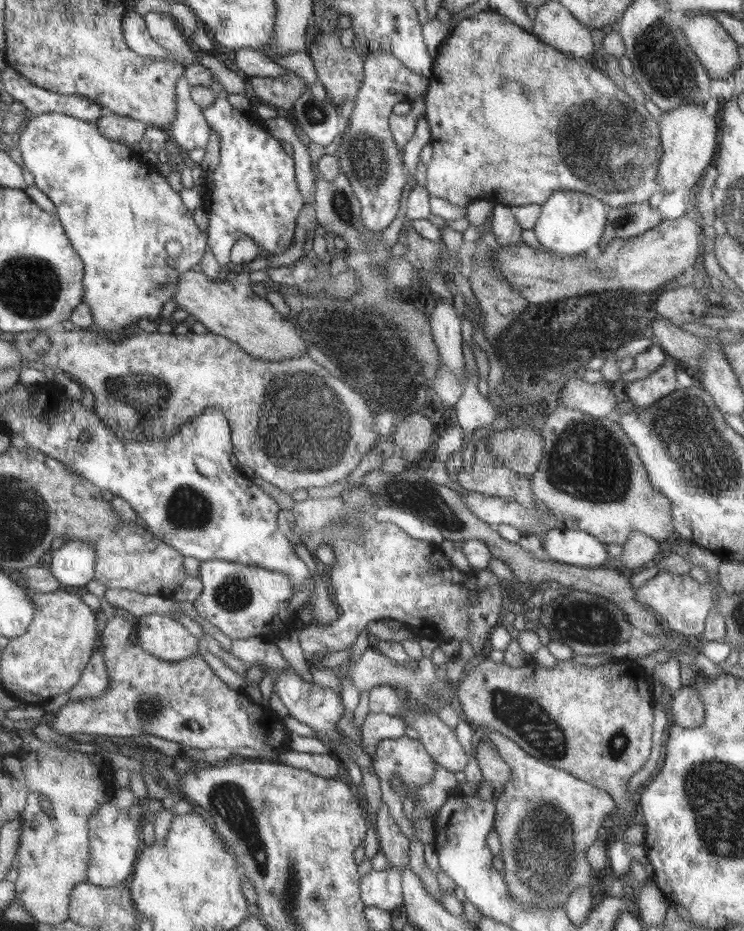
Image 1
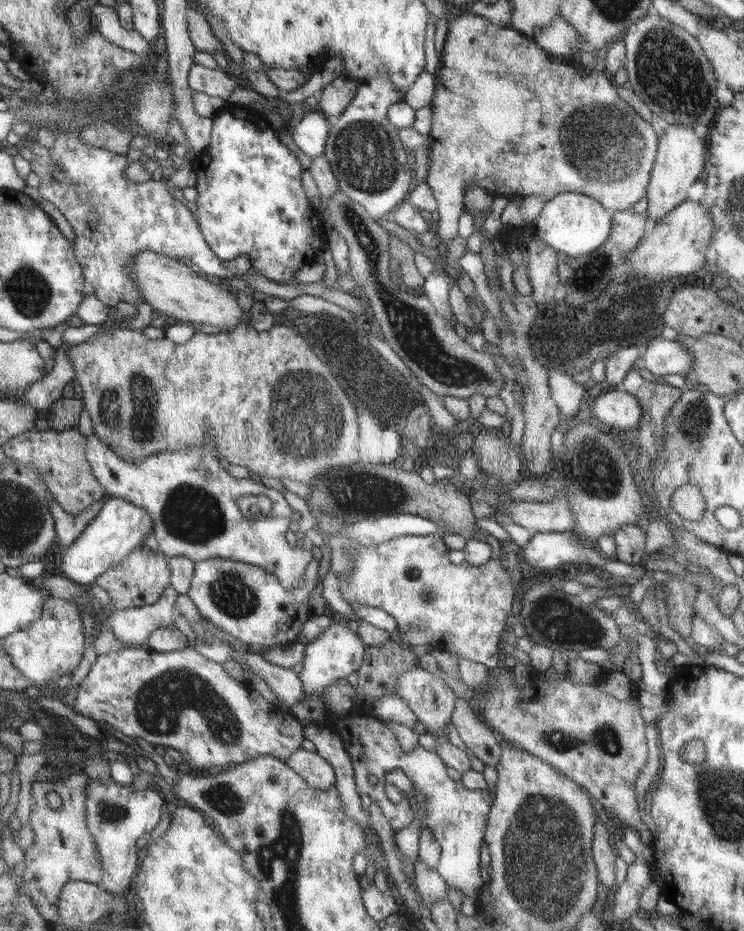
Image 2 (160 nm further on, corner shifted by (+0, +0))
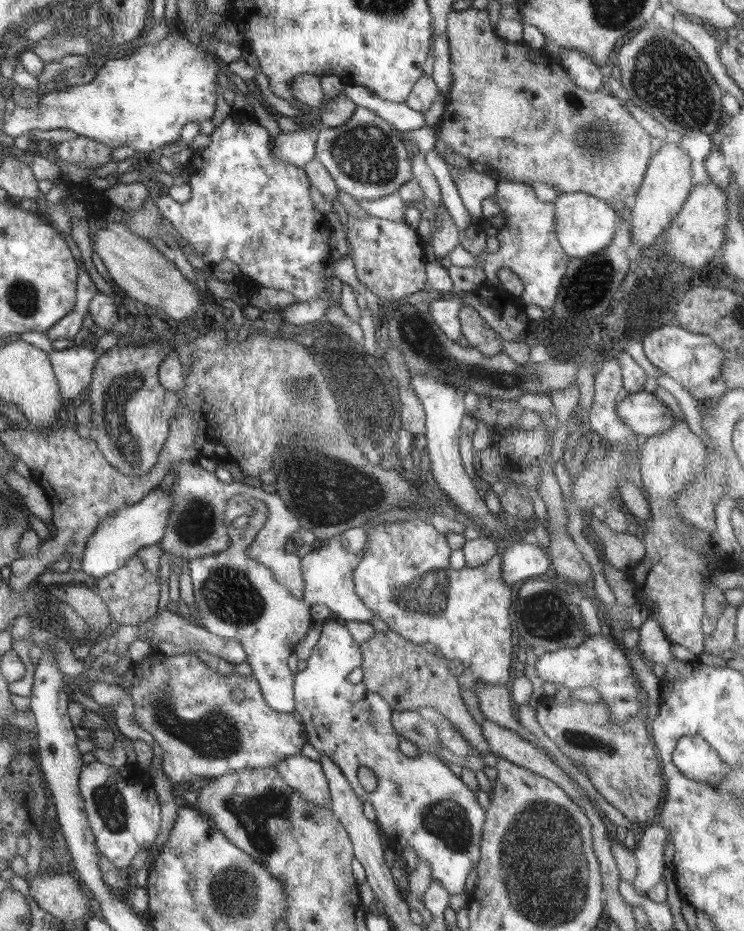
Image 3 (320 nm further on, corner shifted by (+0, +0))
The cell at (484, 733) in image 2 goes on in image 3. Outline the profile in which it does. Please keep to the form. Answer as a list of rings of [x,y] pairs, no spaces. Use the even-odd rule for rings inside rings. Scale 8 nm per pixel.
[[[390,629],[374,631],[373,637],[361,644],[361,651],[364,675],[362,685],[367,691],[382,695],[393,710],[418,711],[418,708],[434,708],[457,726],[478,755],[490,754],[481,726],[466,709],[461,695],[462,687],[457,676],[450,671],[447,659],[427,652],[423,645],[414,644]]]

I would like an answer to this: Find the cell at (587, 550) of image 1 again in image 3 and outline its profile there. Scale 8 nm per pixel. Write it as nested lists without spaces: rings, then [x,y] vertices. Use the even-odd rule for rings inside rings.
[[[514,542],[512,546],[503,548],[501,575],[508,586],[518,581],[534,577],[548,577],[551,573],[551,558],[548,548],[540,544],[523,544]]]

